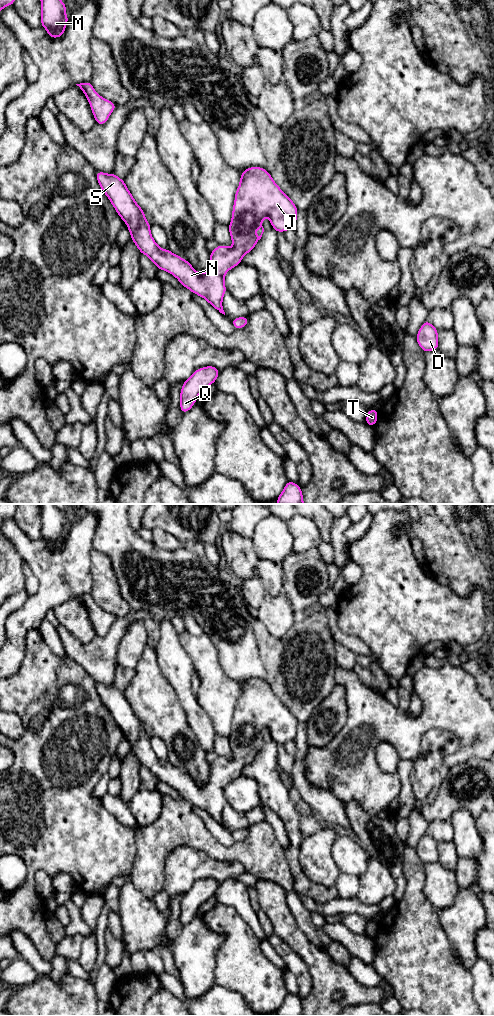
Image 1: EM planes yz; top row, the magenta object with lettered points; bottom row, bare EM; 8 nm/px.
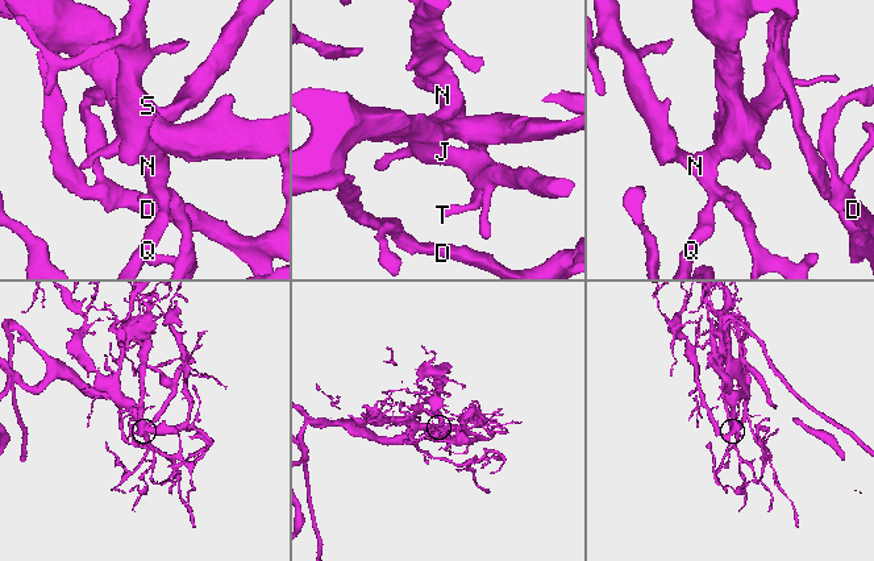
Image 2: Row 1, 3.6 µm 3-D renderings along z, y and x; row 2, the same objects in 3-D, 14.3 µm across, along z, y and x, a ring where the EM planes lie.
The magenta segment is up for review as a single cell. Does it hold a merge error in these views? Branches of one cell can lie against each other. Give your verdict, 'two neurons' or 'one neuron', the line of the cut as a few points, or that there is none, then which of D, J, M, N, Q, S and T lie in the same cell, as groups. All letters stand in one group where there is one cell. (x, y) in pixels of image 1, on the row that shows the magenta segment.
one neuron; no cut; D J M N Q S T

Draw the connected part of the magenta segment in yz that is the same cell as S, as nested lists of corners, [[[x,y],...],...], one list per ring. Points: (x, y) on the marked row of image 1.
[[[249,167],[245,169],[241,173],[240,183],[235,193],[232,220],[228,225],[233,247],[228,248],[224,245],[218,245],[210,252],[210,266],[207,271],[200,274],[187,260],[157,245],[151,235],[151,225],[148,223],[144,211],[134,200],[124,180],[121,180],[115,173],[106,174],[101,171],[96,171],[96,177],[102,191],[109,198],[117,214],[127,224],[130,237],[141,254],[148,256],[159,270],[164,270],[172,274],[180,281],[180,285],[206,299],[210,305],[224,315],[222,300],[227,291],[224,283],[225,274],[231,268],[241,264],[242,257],[252,251],[261,239],[264,232],[262,226],[263,217],[266,216],[269,218],[276,232],[285,232],[294,228],[297,221],[298,209],[296,205],[274,182],[267,169],[262,167]]]

